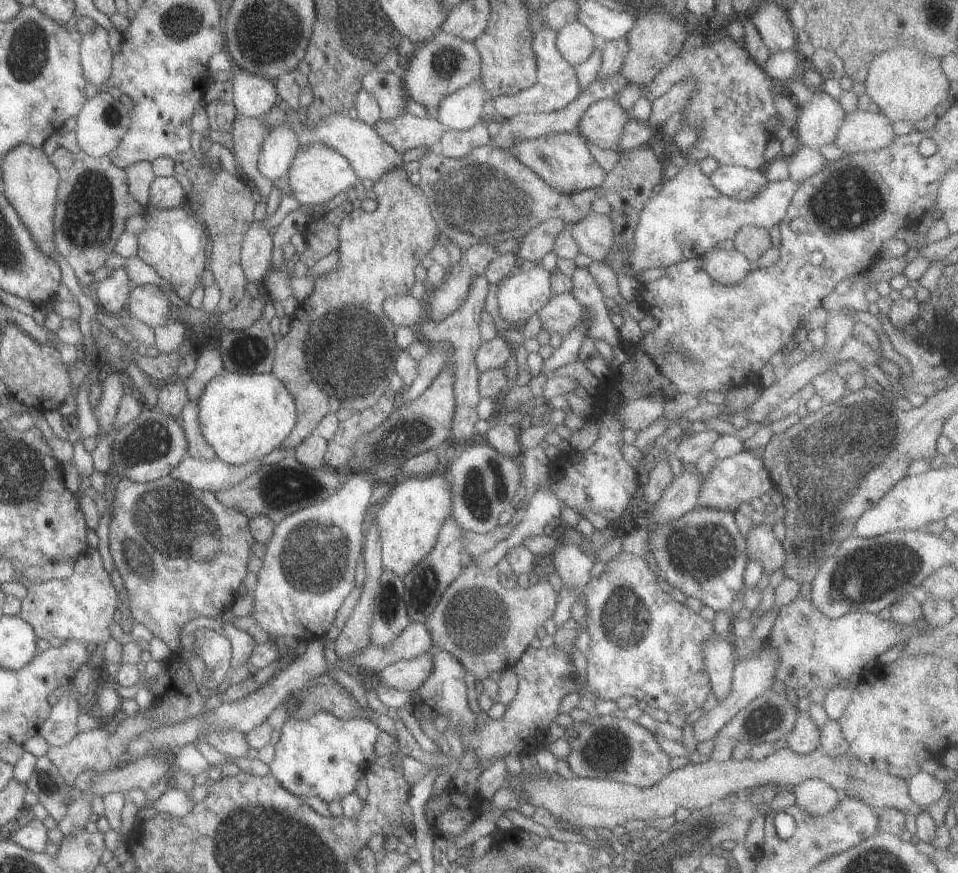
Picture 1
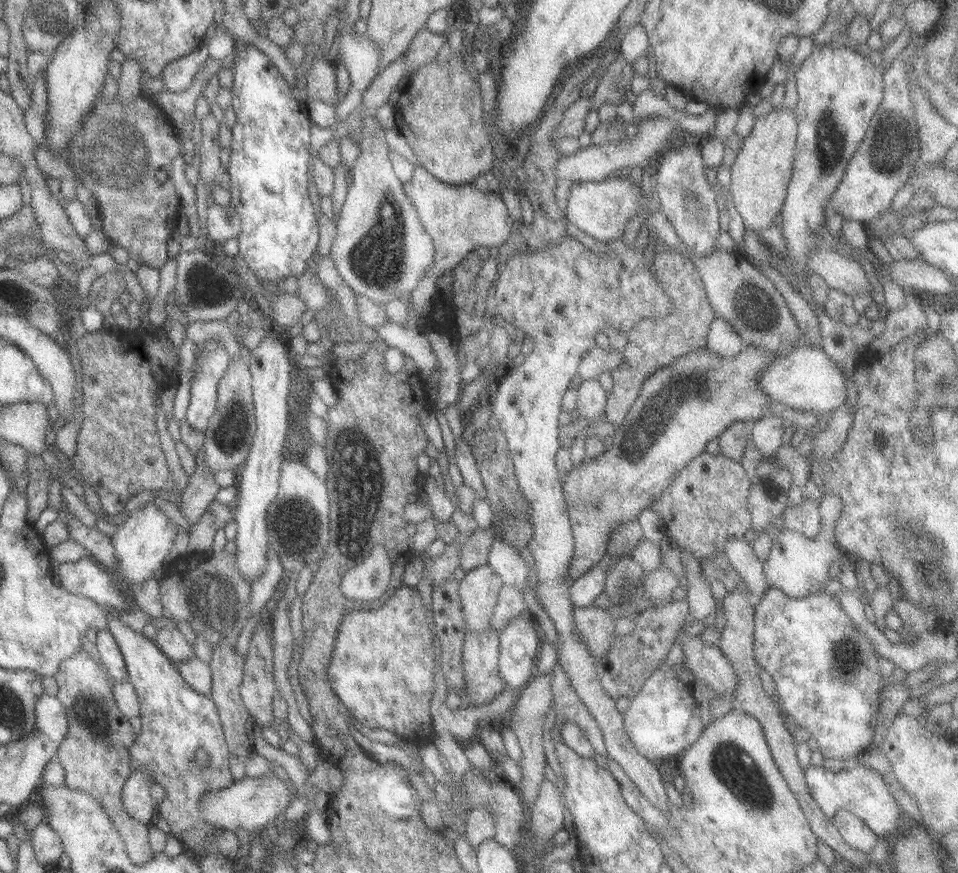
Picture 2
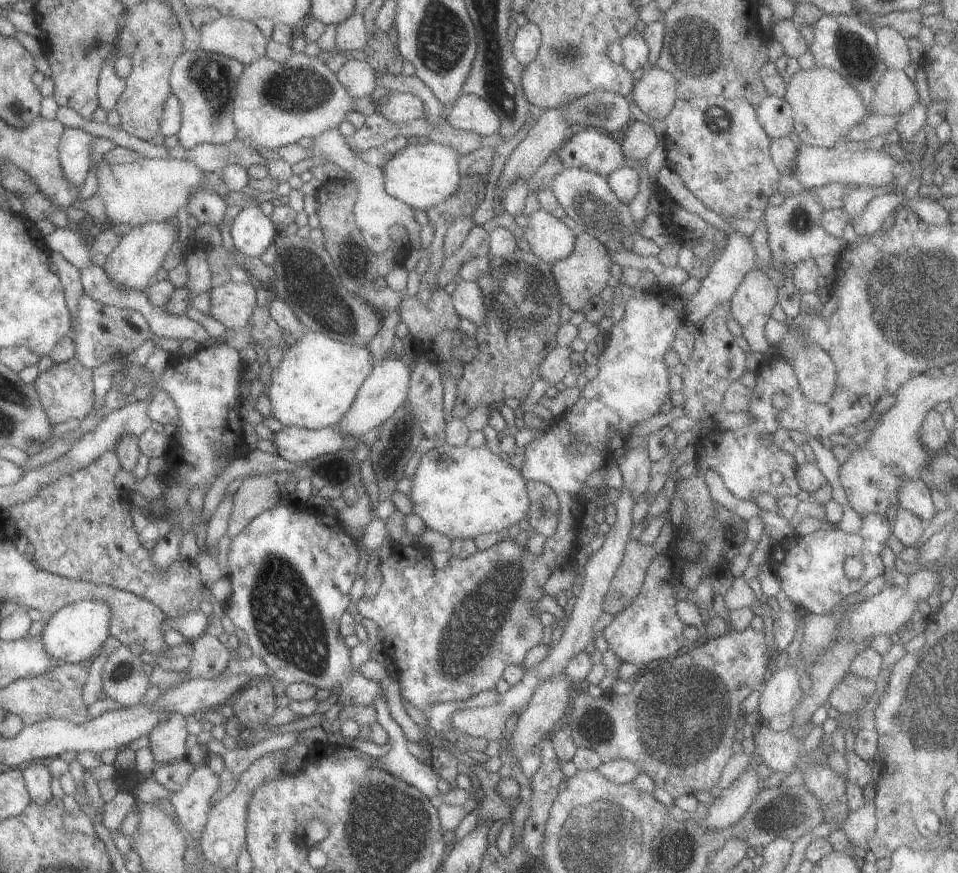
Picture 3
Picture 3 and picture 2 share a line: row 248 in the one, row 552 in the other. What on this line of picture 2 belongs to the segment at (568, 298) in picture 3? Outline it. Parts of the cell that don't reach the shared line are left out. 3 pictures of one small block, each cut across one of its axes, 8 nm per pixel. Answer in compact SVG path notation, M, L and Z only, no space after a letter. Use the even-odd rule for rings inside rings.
M744 345L736 356L725 358L716 357L705 350L692 351L647 375L622 425L611 436L609 449L603 450L599 457L581 459L569 472L562 474L562 495L574 543L566 568L566 580L569 583L587 572L595 563L601 563L606 554L605 547L611 529L635 519L643 510L649 509L651 503L669 485L669 481L679 475L695 456L702 454L705 445L719 437L729 424L753 422L763 417L770 402L759 389L757 376L773 358L775 354L768 354L754 345Z

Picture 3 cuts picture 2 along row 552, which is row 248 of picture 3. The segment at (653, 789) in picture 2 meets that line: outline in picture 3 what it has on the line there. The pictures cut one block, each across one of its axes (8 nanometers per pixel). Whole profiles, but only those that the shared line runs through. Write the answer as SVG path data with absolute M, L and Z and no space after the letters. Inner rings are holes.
M542 209L531 212L521 228L527 246L534 256L551 266L571 254L577 230L571 230Z

